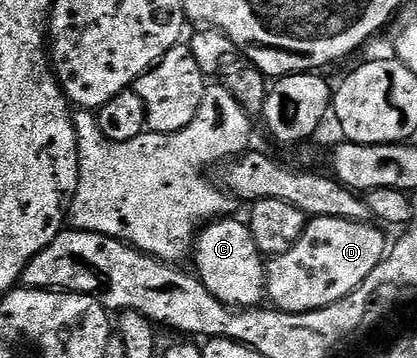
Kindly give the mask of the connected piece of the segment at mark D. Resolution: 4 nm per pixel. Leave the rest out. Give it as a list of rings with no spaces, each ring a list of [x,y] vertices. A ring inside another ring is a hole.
[[[311,217],[307,220],[307,227],[301,233],[297,245],[285,253],[268,258],[265,263],[265,295],[270,306],[277,311],[289,314],[307,314],[310,311],[321,310],[325,306],[341,301],[347,294],[355,290],[389,250],[389,240],[378,231],[378,226],[370,222],[358,223],[352,219],[338,219],[337,217]]]

